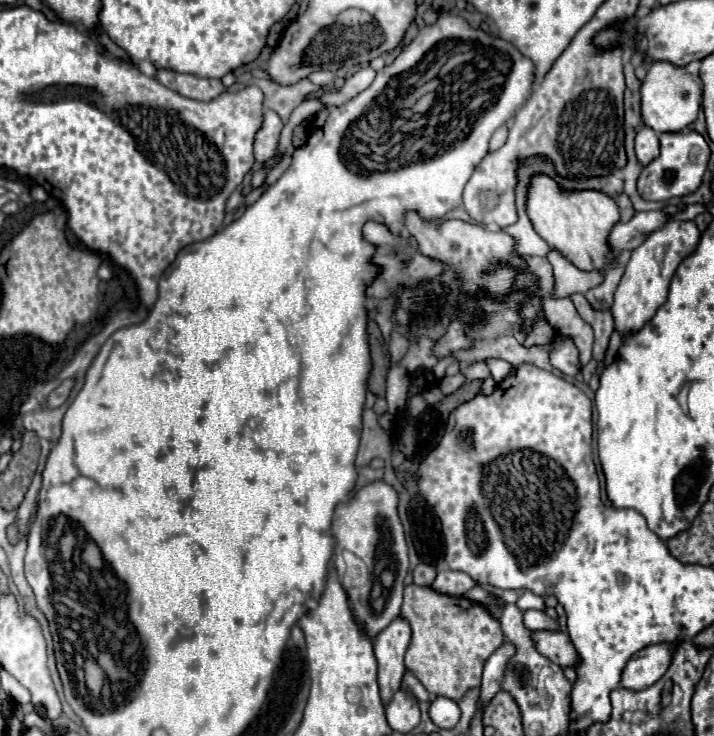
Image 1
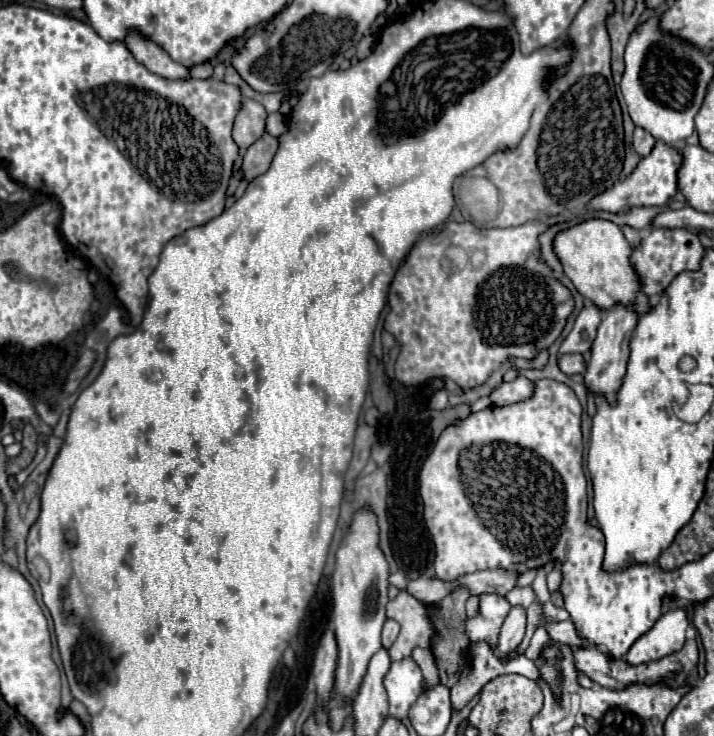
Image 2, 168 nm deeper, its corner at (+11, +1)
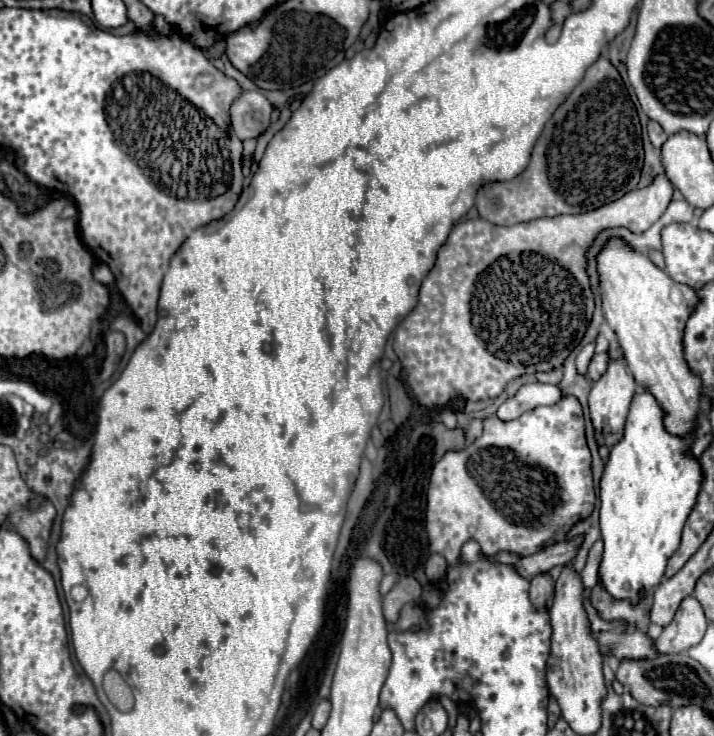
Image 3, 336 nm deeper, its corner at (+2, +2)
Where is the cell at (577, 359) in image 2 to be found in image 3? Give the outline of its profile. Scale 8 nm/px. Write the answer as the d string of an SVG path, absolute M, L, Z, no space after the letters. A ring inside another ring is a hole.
M602 353L602 355L594 355L590 365L588 365L588 377L592 381L598 381L602 377L602 373L606 371L606 363L608 363L608 355Z

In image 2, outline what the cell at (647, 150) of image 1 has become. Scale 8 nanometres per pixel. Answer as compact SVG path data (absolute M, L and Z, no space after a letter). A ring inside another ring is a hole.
M635 128L635 134L633 134L633 146L635 146L635 152L639 156L649 156L653 146L655 146L657 140L653 140L653 136L649 132L645 132L643 128Z

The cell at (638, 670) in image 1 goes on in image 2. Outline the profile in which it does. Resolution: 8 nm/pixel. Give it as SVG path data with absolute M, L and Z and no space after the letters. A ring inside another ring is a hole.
M683 608L663 612L655 626L629 648L625 660L629 660L629 664L645 664L681 650L687 640L685 632L689 624L689 614Z

